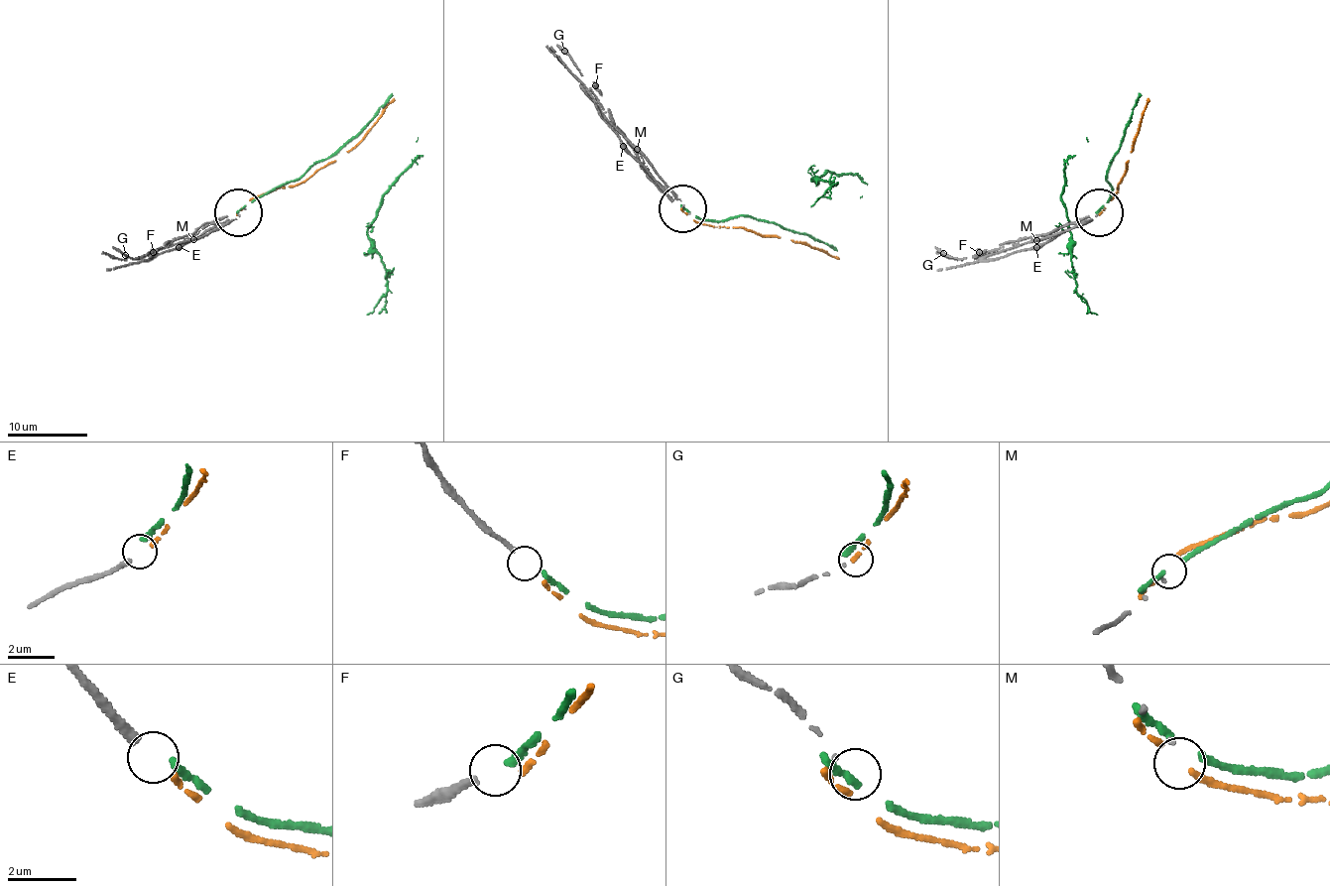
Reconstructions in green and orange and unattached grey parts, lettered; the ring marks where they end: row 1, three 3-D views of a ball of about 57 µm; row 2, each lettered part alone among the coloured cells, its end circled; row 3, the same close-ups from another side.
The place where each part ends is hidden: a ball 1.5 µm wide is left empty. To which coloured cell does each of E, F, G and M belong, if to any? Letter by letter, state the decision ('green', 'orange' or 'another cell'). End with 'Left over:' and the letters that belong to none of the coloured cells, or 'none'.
E: orange
F: green
G: another cell
M: another cell
Left over: G, M

